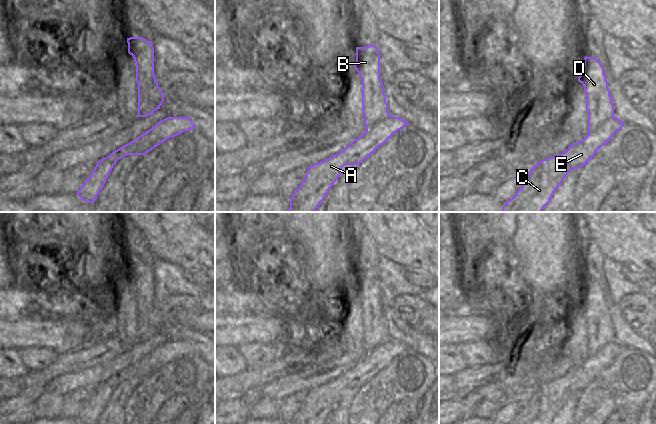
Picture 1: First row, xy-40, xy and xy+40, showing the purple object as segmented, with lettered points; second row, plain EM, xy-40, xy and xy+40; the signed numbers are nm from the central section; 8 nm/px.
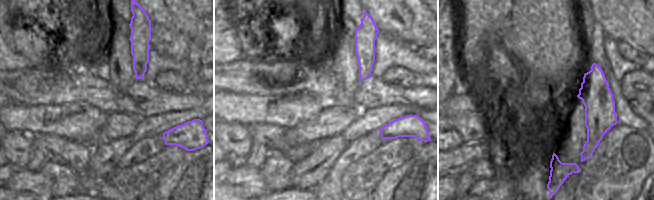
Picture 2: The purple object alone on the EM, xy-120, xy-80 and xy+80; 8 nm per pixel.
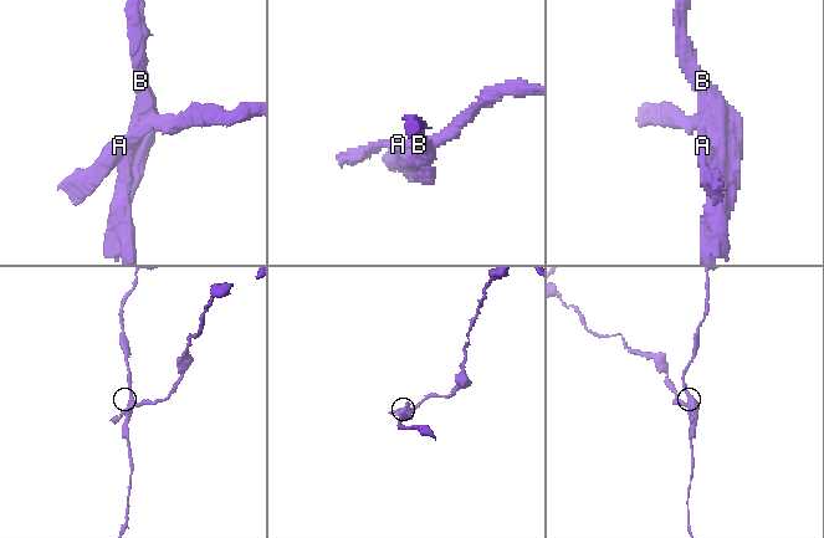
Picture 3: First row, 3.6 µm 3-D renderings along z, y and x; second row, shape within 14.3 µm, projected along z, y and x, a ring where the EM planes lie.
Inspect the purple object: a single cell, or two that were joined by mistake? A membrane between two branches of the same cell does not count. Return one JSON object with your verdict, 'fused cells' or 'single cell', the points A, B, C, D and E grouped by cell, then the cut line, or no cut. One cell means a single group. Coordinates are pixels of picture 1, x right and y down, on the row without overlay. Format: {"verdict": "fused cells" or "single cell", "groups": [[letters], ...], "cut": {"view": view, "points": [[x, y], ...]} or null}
{"verdict": "fused cells", "groups": [["A", "C", "E"], ["B", "D"]], "cut": {"view": "xy+40", "points": [[613, 340], [602, 346], [594, 354], [588, 355]]}}

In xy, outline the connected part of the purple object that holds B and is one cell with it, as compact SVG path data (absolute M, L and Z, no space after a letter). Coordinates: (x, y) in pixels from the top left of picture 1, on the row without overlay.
M356 271L354 292L362 306L362 338L366 353L369 353L390 340L380 302L380 276L377 271Z

